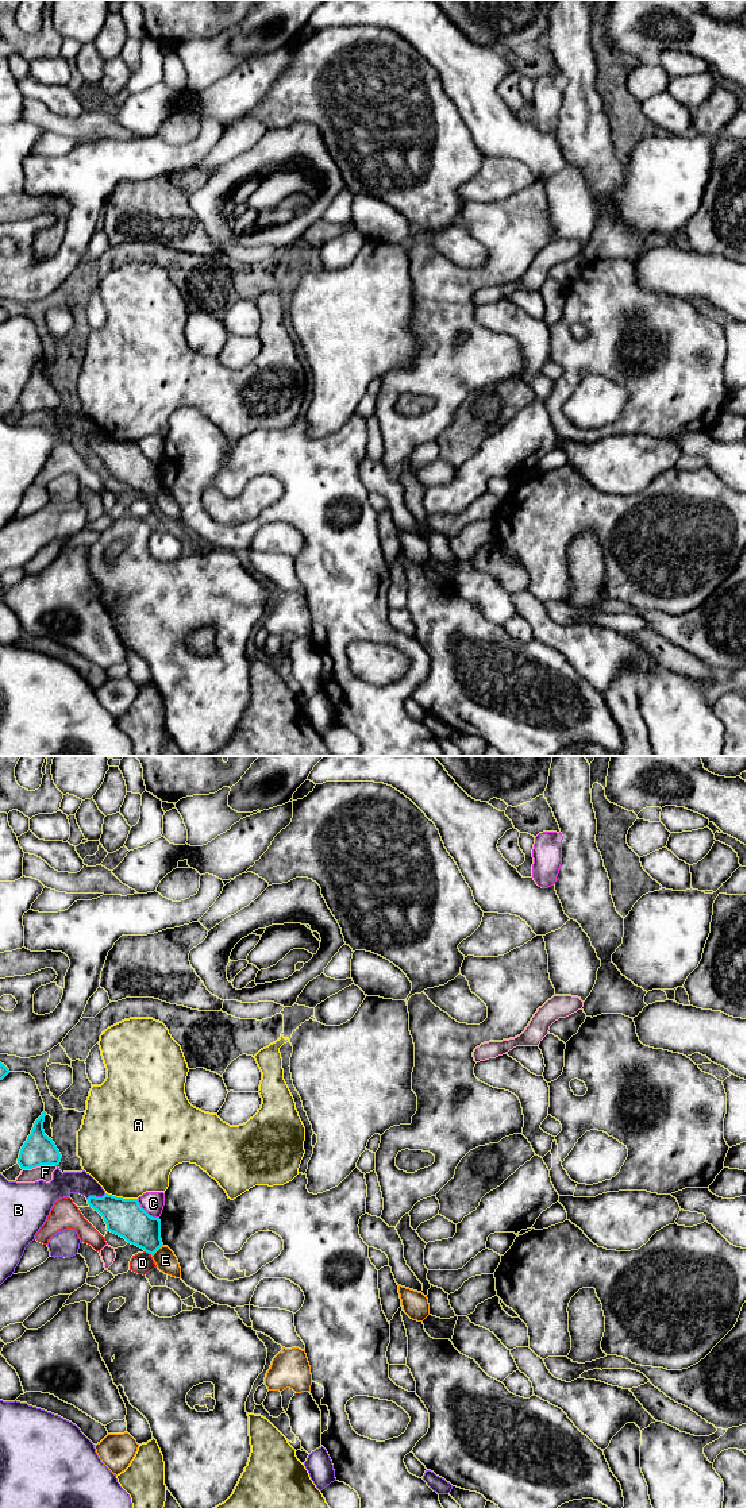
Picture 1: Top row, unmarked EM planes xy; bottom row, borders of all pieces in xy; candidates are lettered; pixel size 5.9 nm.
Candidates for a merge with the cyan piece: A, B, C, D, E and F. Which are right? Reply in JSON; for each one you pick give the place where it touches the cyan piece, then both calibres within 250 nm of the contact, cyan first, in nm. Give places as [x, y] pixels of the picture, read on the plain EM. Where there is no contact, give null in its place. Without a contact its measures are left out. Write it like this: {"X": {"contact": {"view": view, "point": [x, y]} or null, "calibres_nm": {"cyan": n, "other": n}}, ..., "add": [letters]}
{"add": []}

